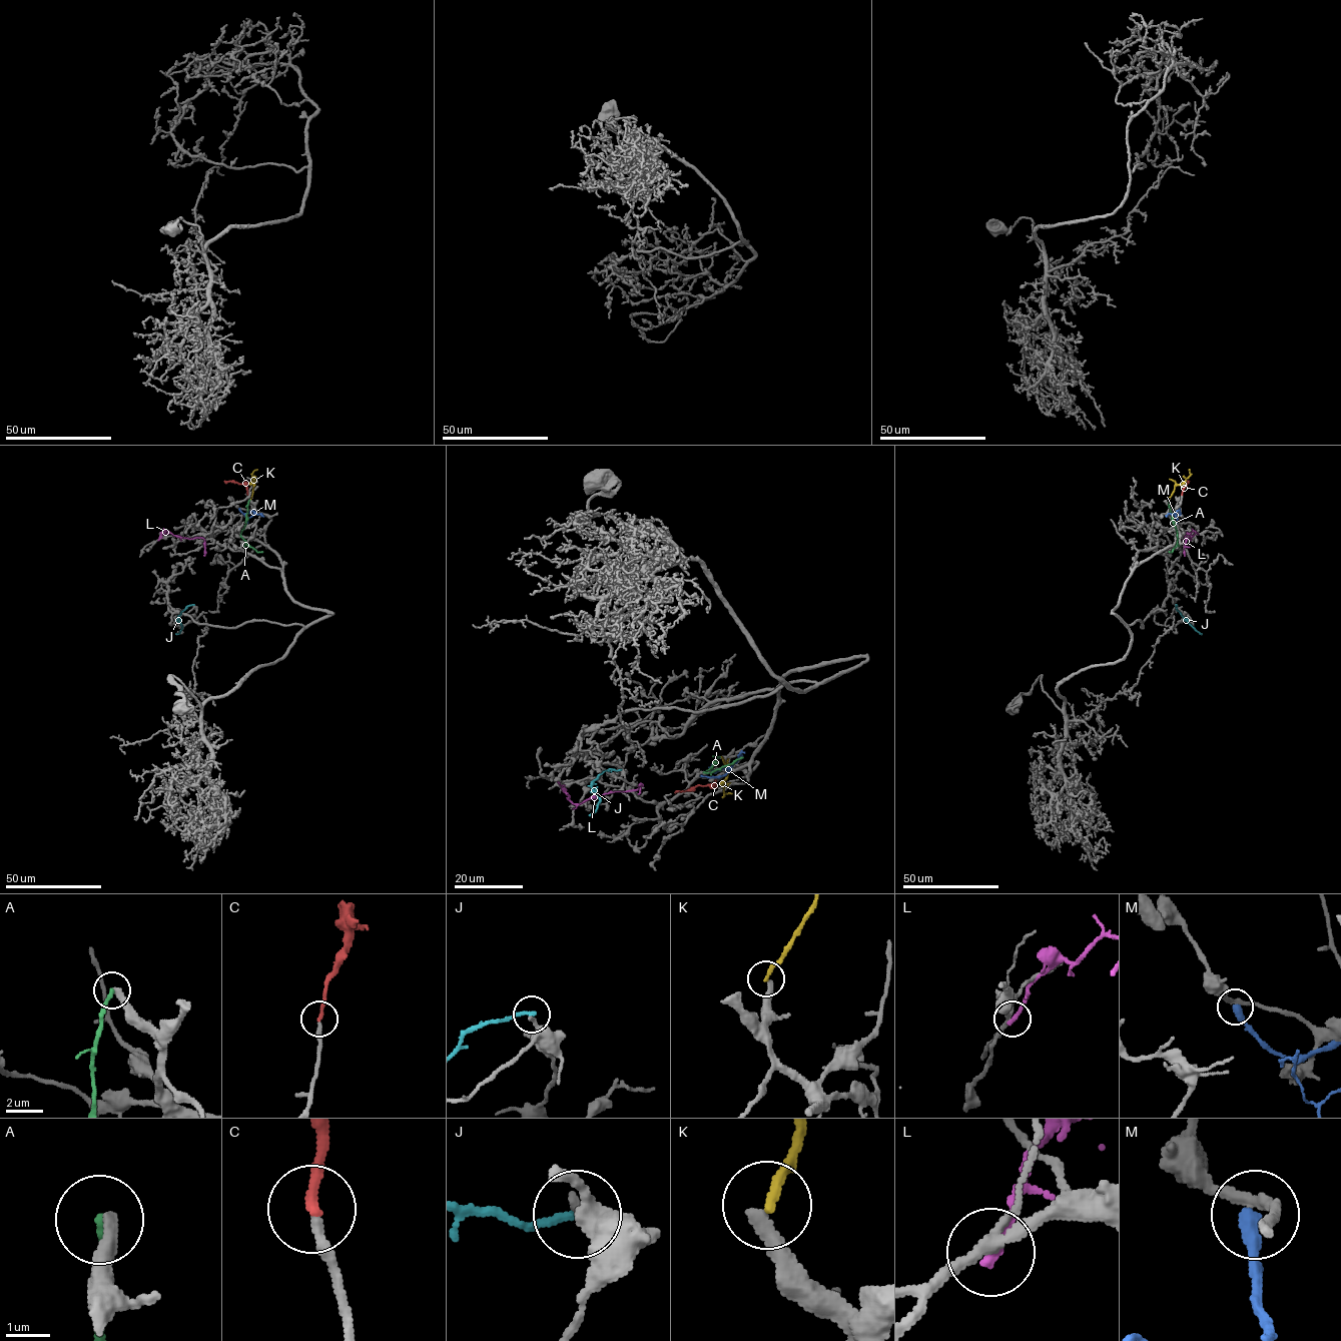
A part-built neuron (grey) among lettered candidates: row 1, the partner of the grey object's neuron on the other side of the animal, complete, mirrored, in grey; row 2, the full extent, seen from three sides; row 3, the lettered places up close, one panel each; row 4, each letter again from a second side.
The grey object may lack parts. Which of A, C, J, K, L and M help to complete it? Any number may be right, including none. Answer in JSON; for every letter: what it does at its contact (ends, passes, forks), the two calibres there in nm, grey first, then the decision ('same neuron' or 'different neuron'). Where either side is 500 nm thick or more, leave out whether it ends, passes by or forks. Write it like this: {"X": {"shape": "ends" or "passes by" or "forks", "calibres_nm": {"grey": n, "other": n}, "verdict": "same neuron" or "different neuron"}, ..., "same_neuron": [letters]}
{"A": {"shape": "ends", "calibres_nm": {"grey": 360, "other": 200}, "verdict": "different neuron"}, "C": {"shape": "ends", "calibres_nm": {"grey": 220, "other": 220}, "verdict": "same neuron"}, "J": {"shape": "ends", "calibres_nm": {"grey": 240, "other": 200}, "verdict": "different neuron"}, "K": {"shape": "ends", "calibres_nm": {"grey": 360, "other": 240}, "verdict": "different neuron"}, "L": {"shape": "ends", "calibres_nm": {"grey": 220, "other": 260}, "verdict": "different neuron"}, "M": {"shape": "ends", "calibres_nm": {"grey": 220, "other": 400}, "verdict": "different neuron"}, "same_neuron": ["C"]}

